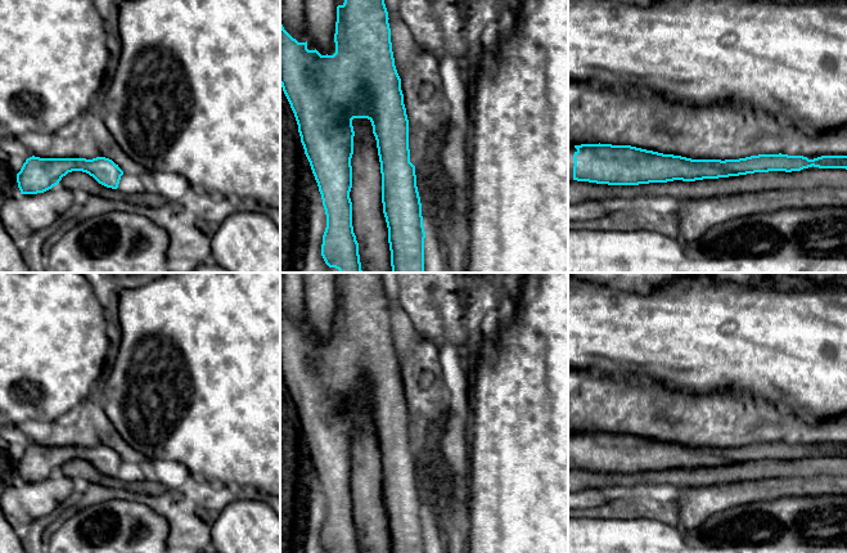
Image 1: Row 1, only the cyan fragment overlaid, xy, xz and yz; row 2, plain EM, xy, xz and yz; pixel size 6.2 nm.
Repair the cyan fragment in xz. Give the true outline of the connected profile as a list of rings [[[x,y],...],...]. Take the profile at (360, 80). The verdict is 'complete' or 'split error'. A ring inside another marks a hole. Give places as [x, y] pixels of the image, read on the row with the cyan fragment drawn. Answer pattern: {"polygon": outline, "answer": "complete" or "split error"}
{"polygon": [[[337,0],[334,41],[326,55],[321,55],[308,40],[298,42],[280,21],[280,85],[294,113],[326,215],[321,256],[329,267],[339,273],[362,273],[350,198],[353,118],[368,118],[377,140],[392,273],[424,273],[422,203],[415,166],[410,162],[409,120],[388,19],[384,0]]], "answer": "split error"}

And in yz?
{"polygon": [[[581,144],[568,145],[568,181],[589,181],[608,185],[639,185],[667,183],[673,180],[695,181],[769,171],[801,171],[808,167],[846,168],[847,156],[821,156],[808,159],[803,156],[758,154],[739,159],[691,159],[681,156],[663,154],[631,145]]], "answer": "split error"}

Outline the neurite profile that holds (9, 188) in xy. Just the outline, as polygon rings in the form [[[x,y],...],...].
[[[0,161],[0,208],[5,201],[19,194],[21,190],[15,175],[4,162]]]

